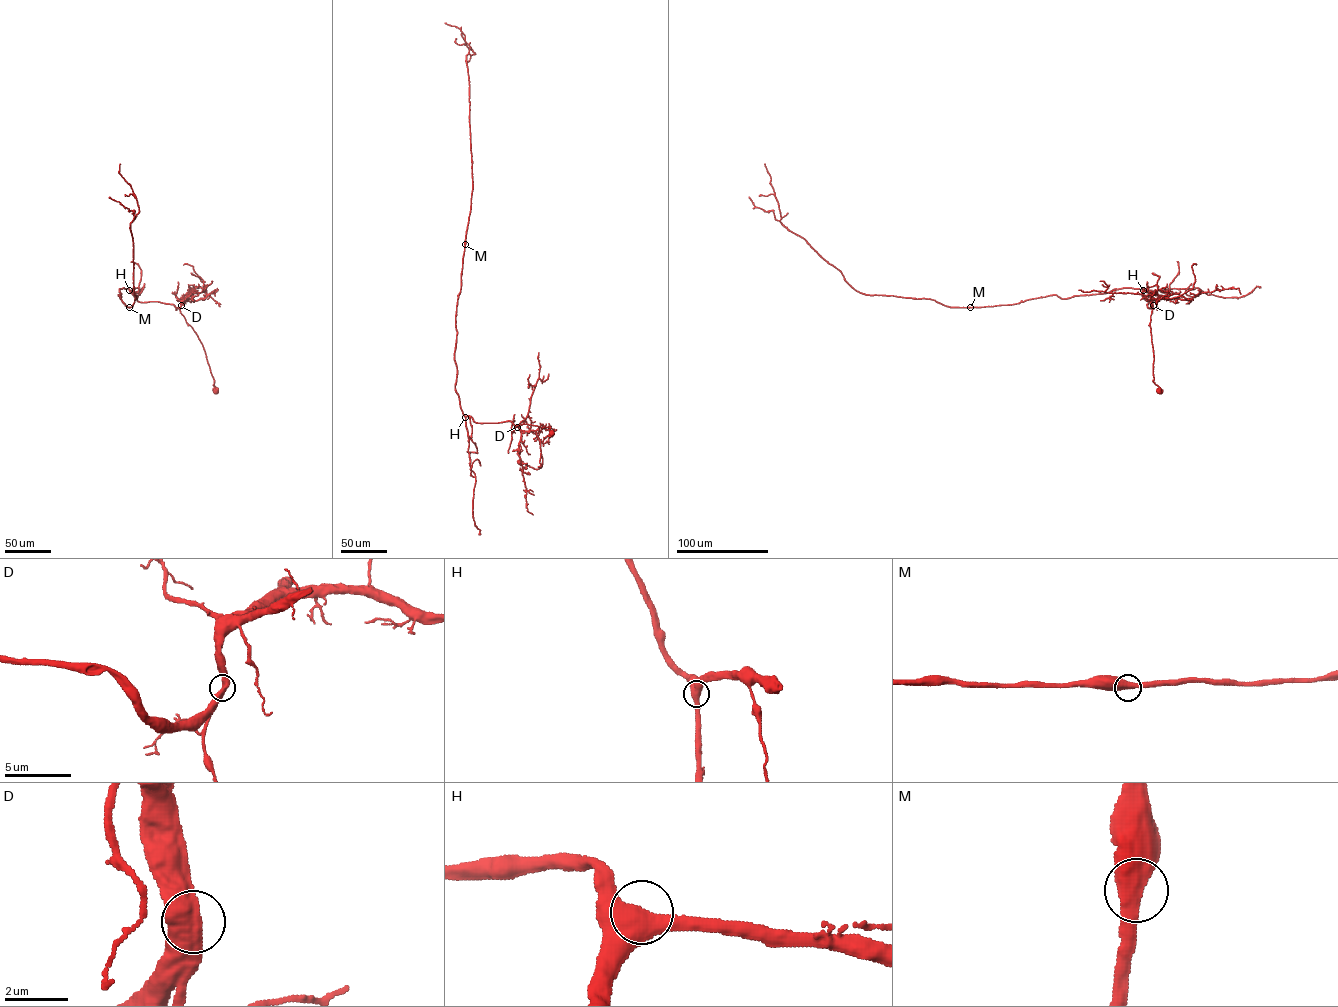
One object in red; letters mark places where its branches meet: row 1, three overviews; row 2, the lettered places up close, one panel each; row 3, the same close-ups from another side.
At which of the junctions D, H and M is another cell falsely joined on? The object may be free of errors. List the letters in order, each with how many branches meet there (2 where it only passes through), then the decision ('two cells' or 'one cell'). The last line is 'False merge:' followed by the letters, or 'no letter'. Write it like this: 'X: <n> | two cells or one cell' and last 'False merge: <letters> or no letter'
D: 2 | one cell
H: 2 | one cell
M: 2 | one cell
False merge: no letter

